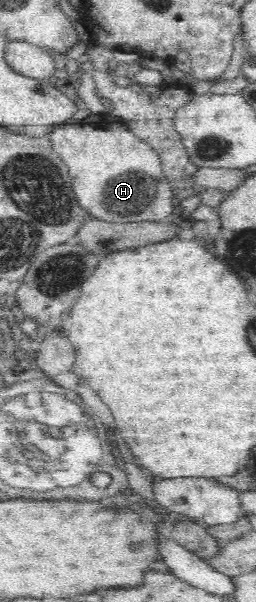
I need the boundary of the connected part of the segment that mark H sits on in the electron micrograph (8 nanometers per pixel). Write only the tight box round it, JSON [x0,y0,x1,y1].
[49,122,175,222]

